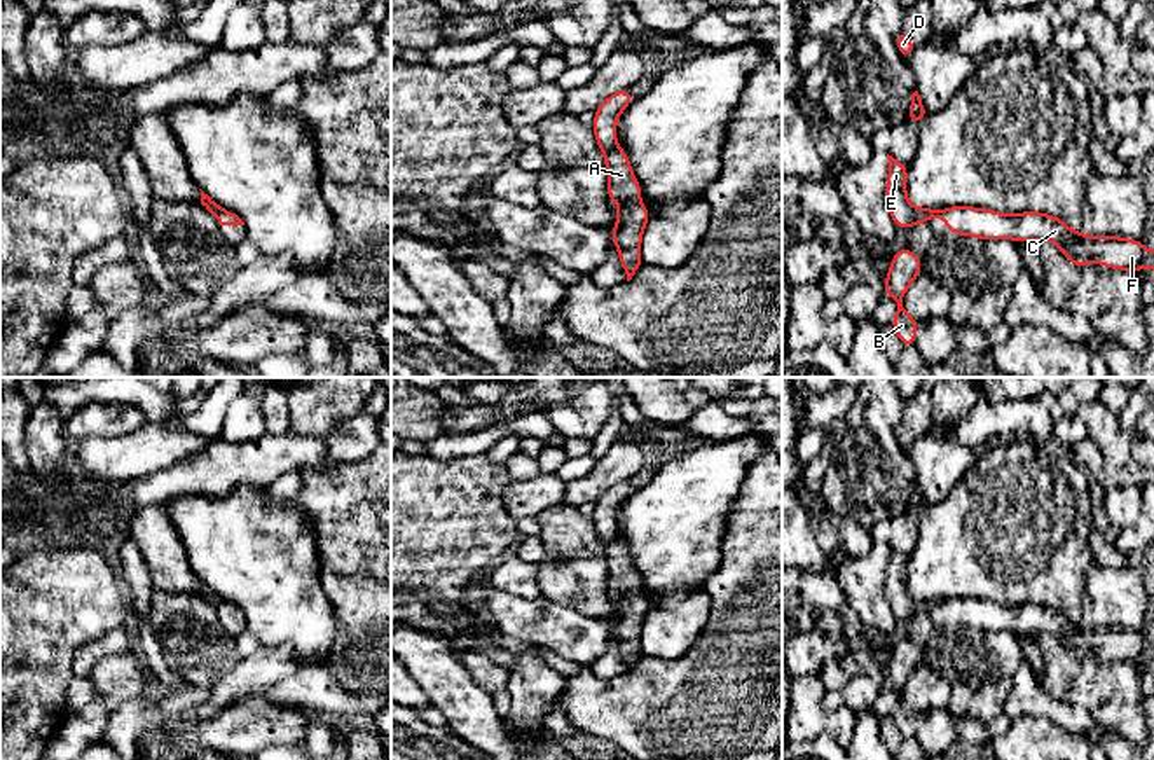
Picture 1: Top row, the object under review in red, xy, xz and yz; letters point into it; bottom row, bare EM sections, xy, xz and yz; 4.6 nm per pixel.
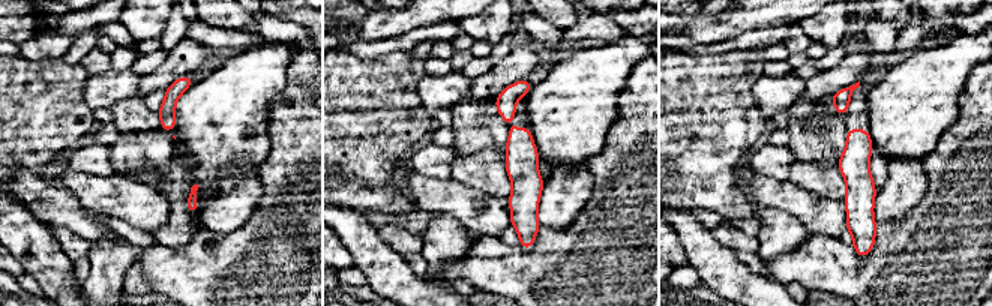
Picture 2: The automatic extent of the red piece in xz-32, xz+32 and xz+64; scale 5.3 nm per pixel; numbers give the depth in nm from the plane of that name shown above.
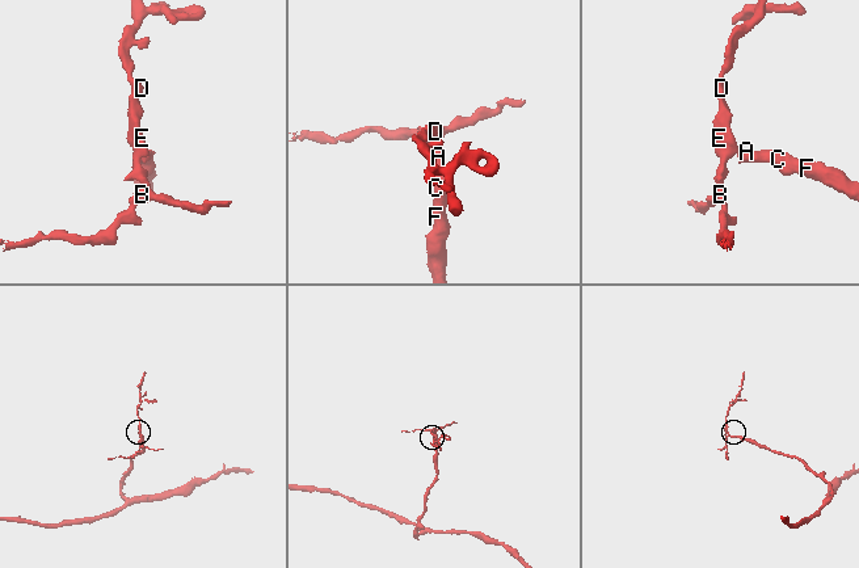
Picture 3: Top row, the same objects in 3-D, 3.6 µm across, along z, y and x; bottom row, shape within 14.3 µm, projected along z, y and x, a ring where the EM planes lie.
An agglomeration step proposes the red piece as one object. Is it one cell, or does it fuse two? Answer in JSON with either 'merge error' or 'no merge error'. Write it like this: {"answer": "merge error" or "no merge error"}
{"answer": "merge error"}

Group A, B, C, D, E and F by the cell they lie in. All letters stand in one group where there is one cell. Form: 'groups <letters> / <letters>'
groups A C F / B D E

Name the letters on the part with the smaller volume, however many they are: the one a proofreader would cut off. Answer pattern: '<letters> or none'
B, D, E

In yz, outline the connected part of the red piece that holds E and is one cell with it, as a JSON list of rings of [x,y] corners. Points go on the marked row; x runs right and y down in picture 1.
[[[887,154],[889,159],[889,178],[887,178],[887,208],[897,229],[910,229],[915,224],[925,224],[941,213],[944,208],[915,208],[906,196],[906,176],[908,168],[901,161]]]

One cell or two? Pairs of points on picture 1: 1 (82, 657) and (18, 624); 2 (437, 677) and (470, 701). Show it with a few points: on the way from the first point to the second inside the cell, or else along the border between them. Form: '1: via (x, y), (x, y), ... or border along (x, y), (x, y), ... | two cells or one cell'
1: border along (110, 631), (77, 649), (74, 675) | two cells
2: via (446, 684), (461, 699) | one cell

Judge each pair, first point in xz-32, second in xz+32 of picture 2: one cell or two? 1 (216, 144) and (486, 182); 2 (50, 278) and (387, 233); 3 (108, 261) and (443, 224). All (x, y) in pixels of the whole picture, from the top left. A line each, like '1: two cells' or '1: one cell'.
1: two cells
2: two cells
3: one cell

